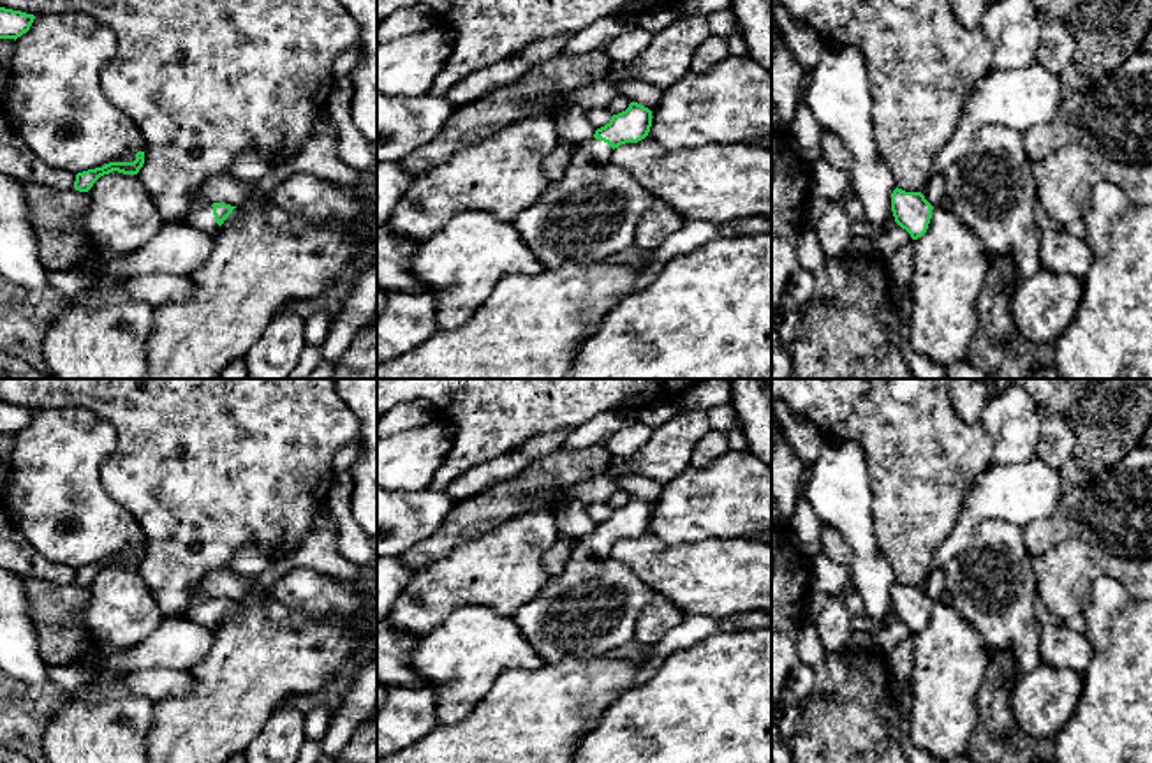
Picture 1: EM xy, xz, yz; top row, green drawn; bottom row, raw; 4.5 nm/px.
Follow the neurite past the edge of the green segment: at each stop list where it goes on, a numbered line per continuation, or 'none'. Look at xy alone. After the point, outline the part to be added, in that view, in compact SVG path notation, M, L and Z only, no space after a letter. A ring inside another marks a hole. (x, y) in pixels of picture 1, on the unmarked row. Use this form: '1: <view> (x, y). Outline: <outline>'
1: xy (201, 612). Outline: M213 597L187 604L181 615L190 622L213 629L220 620L215 615L211 599Z

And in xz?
1: xz (592, 607). Outline: M595 532L576 539L564 571L548 580L535 597L513 615L527 641L546 663L601 657L634 638L636 624L655 592L629 566L615 560L611 548L613 543Z

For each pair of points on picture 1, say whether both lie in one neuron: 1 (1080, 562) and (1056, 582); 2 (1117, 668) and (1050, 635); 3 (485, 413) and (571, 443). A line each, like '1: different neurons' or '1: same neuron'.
1: same neuron
2: different neurons
3: different neurons

